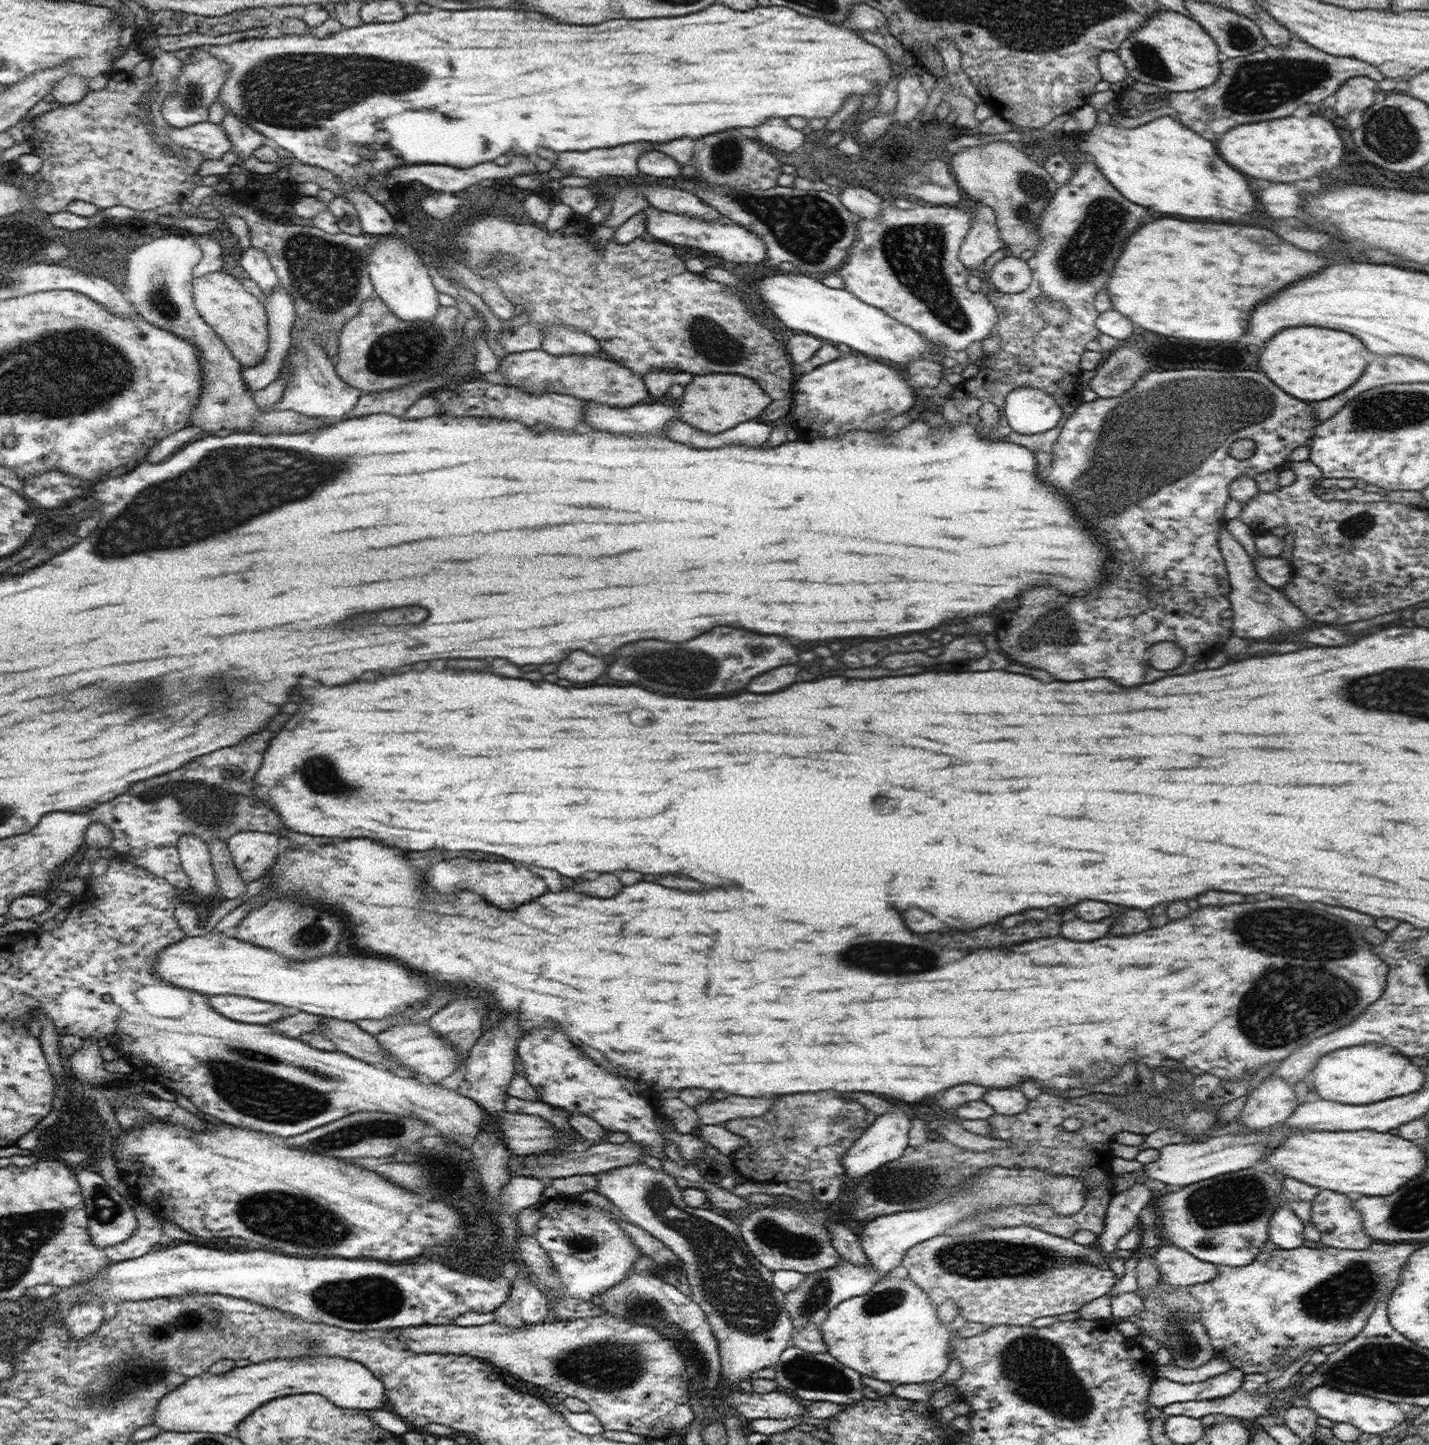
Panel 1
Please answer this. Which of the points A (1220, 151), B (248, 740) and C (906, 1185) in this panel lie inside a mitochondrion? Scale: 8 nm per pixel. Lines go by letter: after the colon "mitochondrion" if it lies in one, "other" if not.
A: other
B: other
C: mitochondrion

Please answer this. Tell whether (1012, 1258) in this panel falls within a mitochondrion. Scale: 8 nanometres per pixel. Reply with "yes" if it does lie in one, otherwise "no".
yes

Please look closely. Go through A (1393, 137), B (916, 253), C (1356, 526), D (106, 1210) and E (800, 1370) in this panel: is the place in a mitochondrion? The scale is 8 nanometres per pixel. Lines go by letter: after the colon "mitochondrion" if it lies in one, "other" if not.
A: mitochondrion
B: mitochondrion
C: mitochondrion
D: mitochondrion
E: mitochondrion

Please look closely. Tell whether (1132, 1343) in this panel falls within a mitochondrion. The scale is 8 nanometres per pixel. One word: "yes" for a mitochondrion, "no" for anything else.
no

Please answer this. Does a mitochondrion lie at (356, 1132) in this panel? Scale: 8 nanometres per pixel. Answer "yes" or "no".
yes

